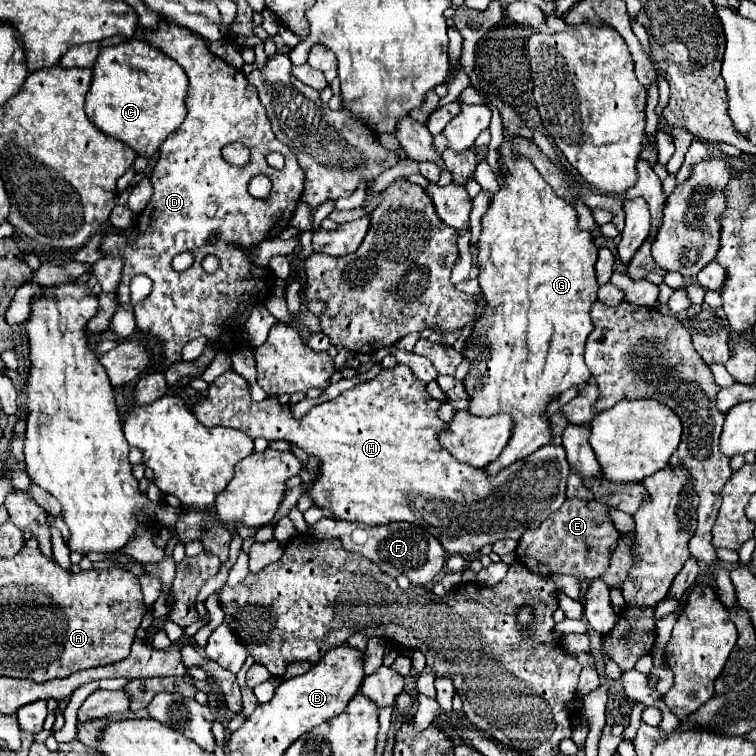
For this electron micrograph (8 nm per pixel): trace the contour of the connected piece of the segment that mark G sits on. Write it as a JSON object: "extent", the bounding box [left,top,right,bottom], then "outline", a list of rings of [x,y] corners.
{"extent":[462,98,598,476],"outline":[[[490,98],[490,102],[494,106],[498,106],[500,114],[502,114],[502,122],[504,122],[504,142],[500,144],[500,156],[504,158],[506,162],[506,188],[500,188],[500,192],[496,192],[492,196],[492,204],[488,208],[488,212],[482,216],[482,234],[480,234],[480,252],[478,252],[478,262],[482,264],[482,270],[480,270],[480,288],[484,292],[484,298],[486,298],[486,306],[484,306],[484,312],[474,320],[474,328],[472,328],[472,336],[468,338],[466,346],[464,346],[464,358],[470,362],[470,372],[466,374],[466,378],[462,380],[464,382],[464,388],[468,390],[468,396],[470,396],[470,406],[468,406],[468,414],[472,416],[496,416],[496,414],[510,414],[512,418],[512,436],[508,440],[508,446],[506,450],[494,460],[490,462],[486,470],[488,476],[496,476],[500,470],[504,470],[506,466],[510,466],[512,462],[520,460],[520,458],[526,458],[528,454],[536,452],[540,446],[546,446],[550,440],[552,440],[552,432],[550,432],[550,422],[548,422],[548,416],[546,416],[546,408],[550,402],[554,402],[556,398],[560,398],[562,392],[566,392],[568,388],[572,386],[578,386],[582,382],[588,382],[590,380],[590,370],[588,366],[584,364],[584,344],[586,344],[586,338],[590,336],[590,332],[594,330],[592,326],[592,318],[590,318],[590,308],[592,304],[596,302],[596,294],[598,294],[598,282],[596,282],[596,272],[594,272],[594,264],[596,264],[596,258],[598,258],[598,250],[596,250],[596,244],[594,244],[594,238],[590,236],[590,232],[584,232],[578,228],[578,214],[574,210],[572,204],[564,202],[562,198],[558,198],[554,194],[554,190],[544,182],[544,178],[538,174],[538,170],[532,166],[530,160],[514,160],[512,158],[512,146],[510,146],[510,140],[514,136],[524,136],[524,138],[532,138],[532,132],[530,128],[524,126],[524,122],[518,118],[518,114],[502,104],[500,100],[496,98]]]}

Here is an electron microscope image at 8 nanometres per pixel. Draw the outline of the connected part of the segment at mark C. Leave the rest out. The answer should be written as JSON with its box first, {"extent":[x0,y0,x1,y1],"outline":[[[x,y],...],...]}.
{"extent":[86,38,188,158],"outline":[[[132,38],[100,50],[86,94],[86,116],[104,134],[126,142],[136,154],[150,158],[184,122],[186,90],[188,78],[178,62],[148,42]]]}

